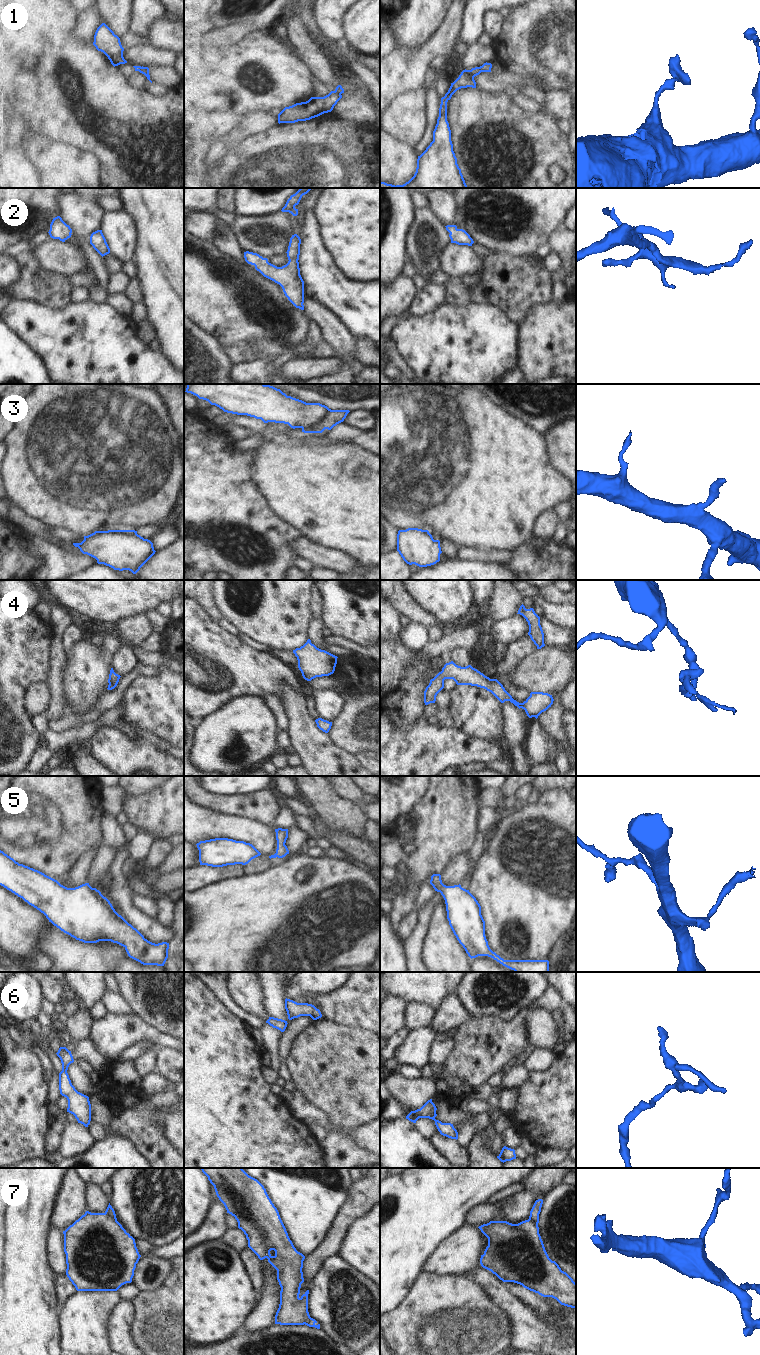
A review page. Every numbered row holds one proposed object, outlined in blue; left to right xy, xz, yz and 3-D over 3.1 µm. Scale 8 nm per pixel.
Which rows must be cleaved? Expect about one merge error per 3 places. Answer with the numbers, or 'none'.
3, 7

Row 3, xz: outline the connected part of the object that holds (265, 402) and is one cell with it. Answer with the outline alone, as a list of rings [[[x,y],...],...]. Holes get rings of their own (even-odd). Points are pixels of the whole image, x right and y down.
[[[187,384],[186,391],[208,401],[224,412],[247,415],[264,423],[310,428],[326,417],[329,408],[287,396],[265,384]]]

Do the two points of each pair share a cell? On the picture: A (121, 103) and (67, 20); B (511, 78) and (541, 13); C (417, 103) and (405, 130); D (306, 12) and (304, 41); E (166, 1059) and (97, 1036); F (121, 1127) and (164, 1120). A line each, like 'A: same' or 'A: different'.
A: same
B: different
C: same
D: different
E: different
F: different

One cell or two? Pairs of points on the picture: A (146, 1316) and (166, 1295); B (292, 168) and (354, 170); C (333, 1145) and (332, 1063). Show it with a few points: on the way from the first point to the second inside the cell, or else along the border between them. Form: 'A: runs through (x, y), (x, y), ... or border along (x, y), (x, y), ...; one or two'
A: runs through (151, 1311), (162, 1300); one
B: border along (357, 163), (344, 163), (345, 177); two
C: runs through (338, 1125), (338, 1083); one

